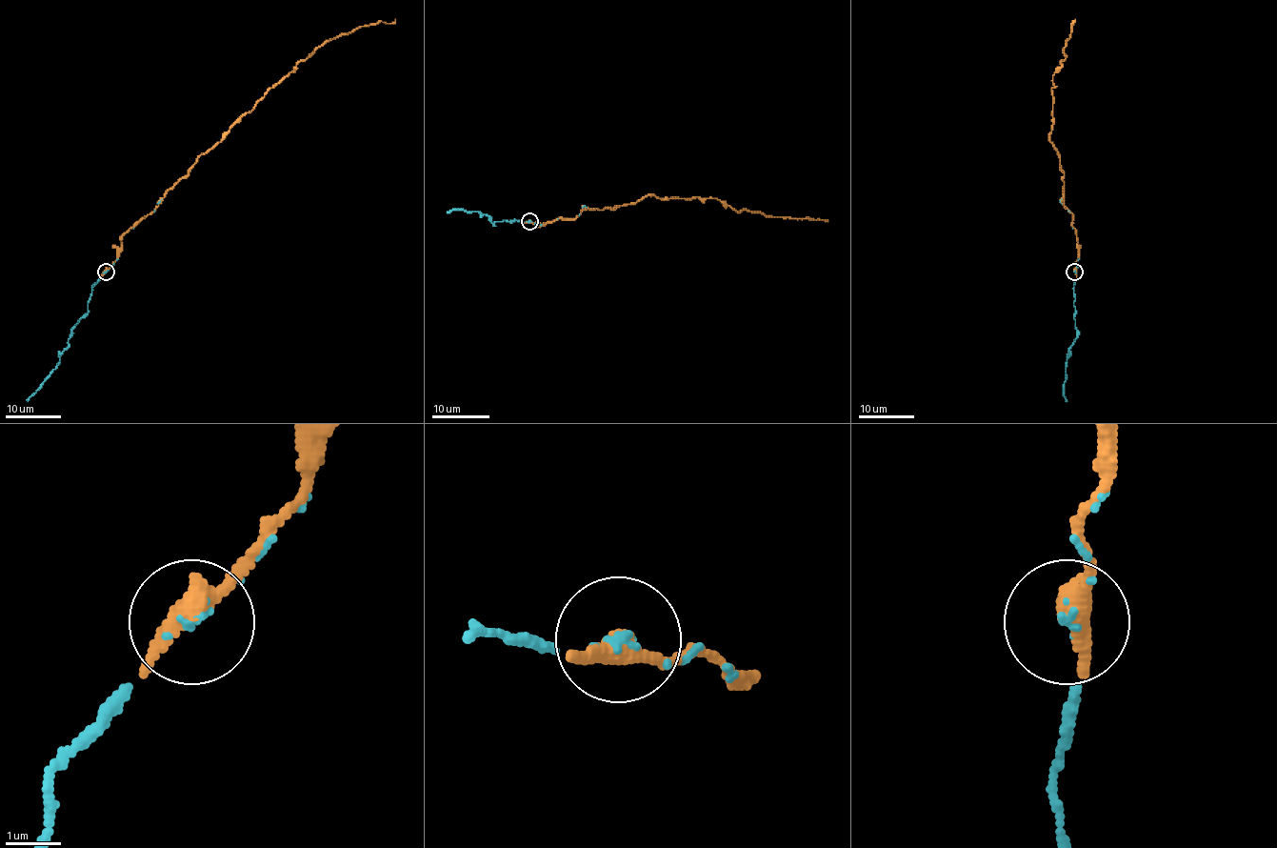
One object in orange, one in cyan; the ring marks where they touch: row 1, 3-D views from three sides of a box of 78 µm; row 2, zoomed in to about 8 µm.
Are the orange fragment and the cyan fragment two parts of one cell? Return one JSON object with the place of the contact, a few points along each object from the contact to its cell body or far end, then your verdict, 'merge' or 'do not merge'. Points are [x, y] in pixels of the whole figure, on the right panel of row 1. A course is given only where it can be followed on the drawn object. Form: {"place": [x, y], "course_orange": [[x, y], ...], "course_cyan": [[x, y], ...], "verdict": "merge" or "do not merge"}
{"place": [1074, 272], "course_orange": [[1075, 272], [1078, 238], [1064, 205], [1060, 155], [1050, 140], [1052, 75], [1066, 58], [1075, 19]], "course_cyan": [[1075, 272], [1076, 332], [1067, 355], [1064, 384], [1067, 399]], "verdict": "merge"}

